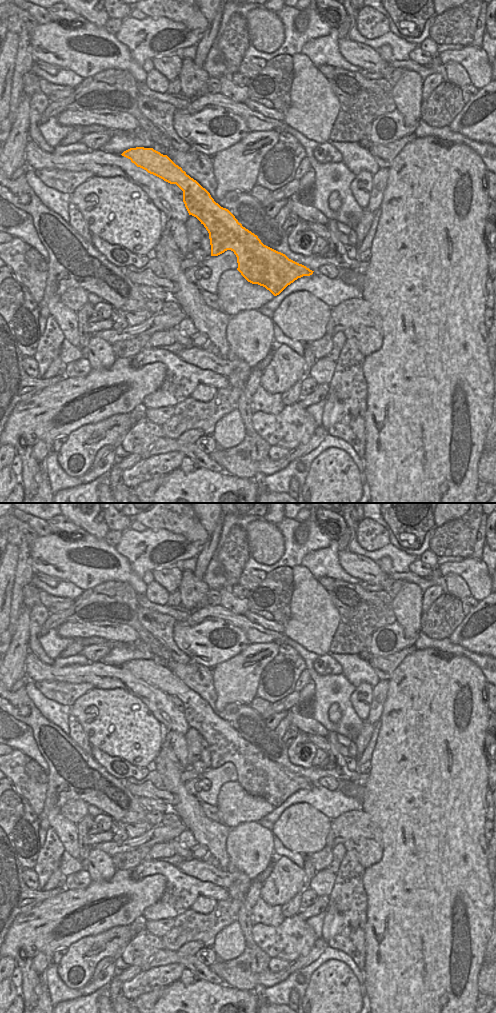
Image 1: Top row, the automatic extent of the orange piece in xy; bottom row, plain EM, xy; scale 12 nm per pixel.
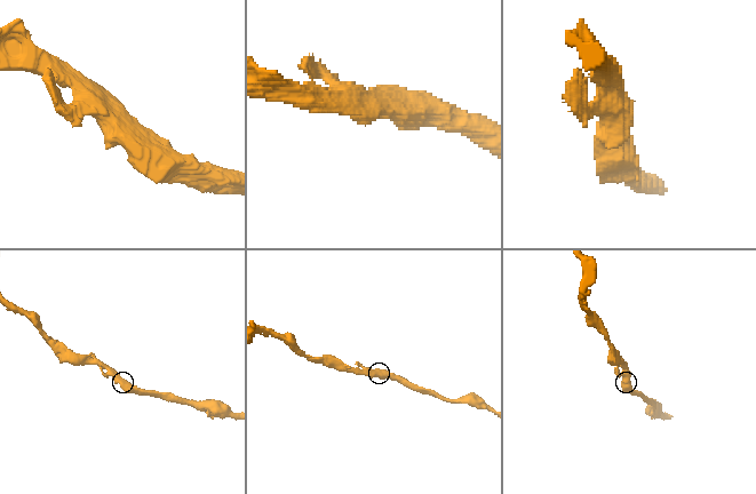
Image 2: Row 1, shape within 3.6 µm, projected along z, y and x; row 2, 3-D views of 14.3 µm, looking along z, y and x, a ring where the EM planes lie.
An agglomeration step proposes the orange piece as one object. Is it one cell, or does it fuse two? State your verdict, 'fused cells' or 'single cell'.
fused cells

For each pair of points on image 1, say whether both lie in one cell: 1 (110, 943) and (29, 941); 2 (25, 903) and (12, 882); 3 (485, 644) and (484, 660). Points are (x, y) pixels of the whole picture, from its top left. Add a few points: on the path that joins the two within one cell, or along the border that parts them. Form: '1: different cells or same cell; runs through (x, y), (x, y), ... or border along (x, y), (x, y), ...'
1: different cells; border along (97, 934), (84, 936), (67, 949)
2: same cell; runs through (21, 898), (21, 891), (17, 887)
3: different cells; border along (462, 646), (470, 651), (485, 655)

